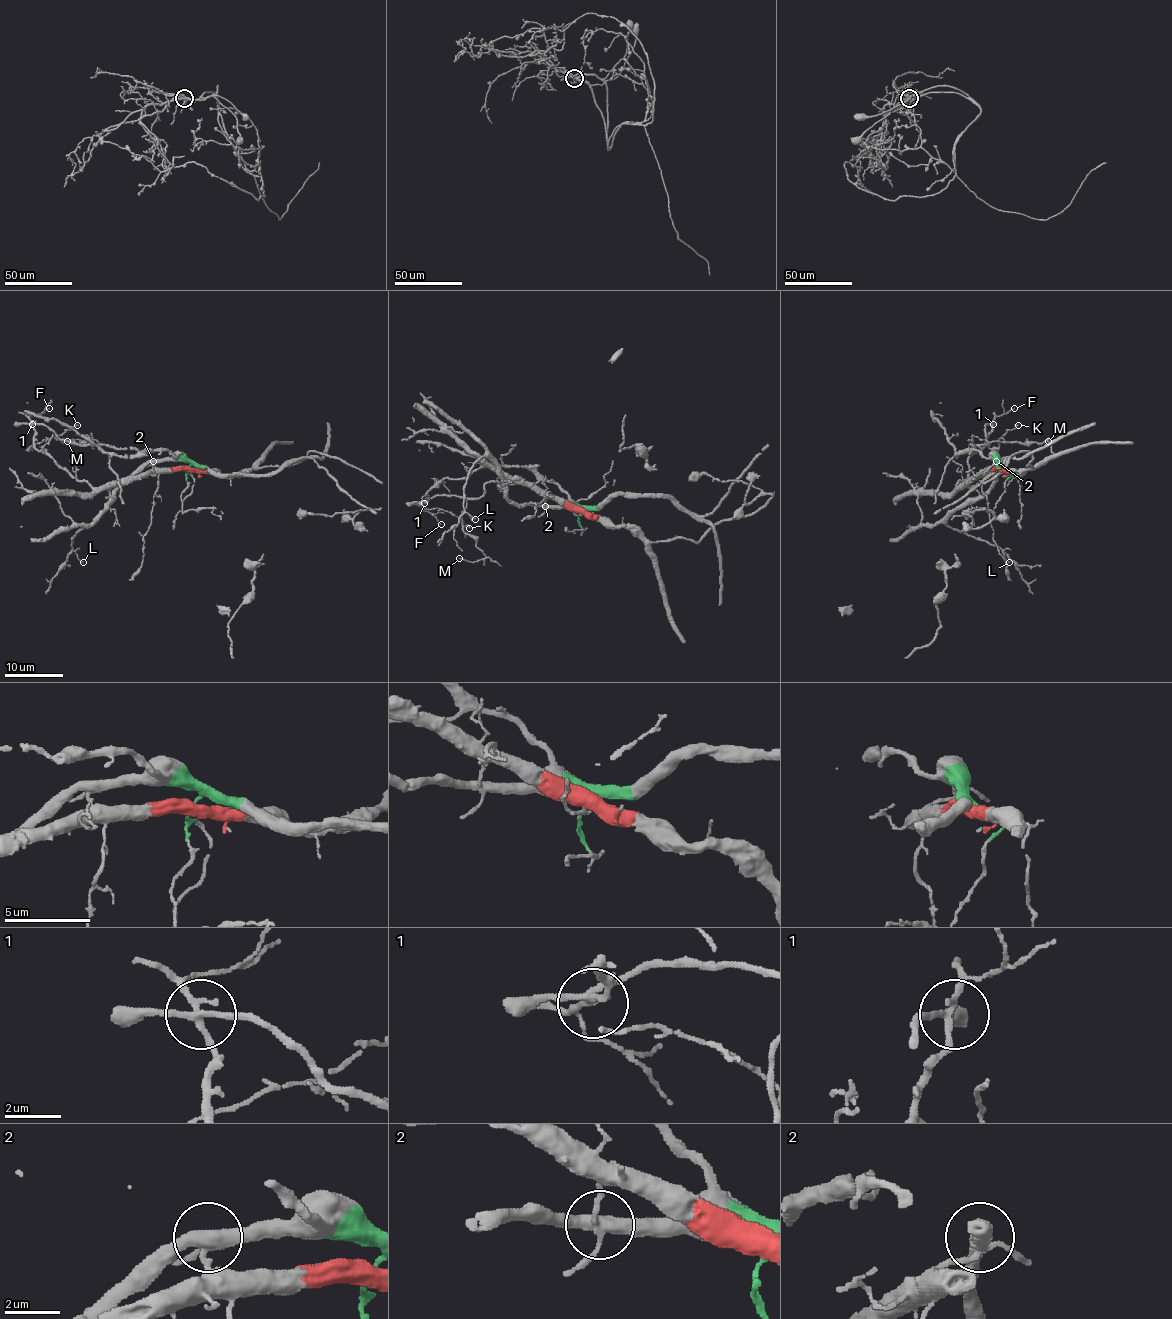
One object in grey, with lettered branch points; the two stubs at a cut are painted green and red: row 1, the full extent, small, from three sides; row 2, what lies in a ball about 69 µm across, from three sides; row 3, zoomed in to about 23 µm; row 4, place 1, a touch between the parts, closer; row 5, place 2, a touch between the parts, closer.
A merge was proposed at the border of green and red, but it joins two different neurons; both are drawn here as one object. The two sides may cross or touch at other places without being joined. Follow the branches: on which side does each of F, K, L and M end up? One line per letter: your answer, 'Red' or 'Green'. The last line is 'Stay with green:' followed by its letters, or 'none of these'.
F: Red
K: Red
L: Green
M: Green
Stay with green: L, M

